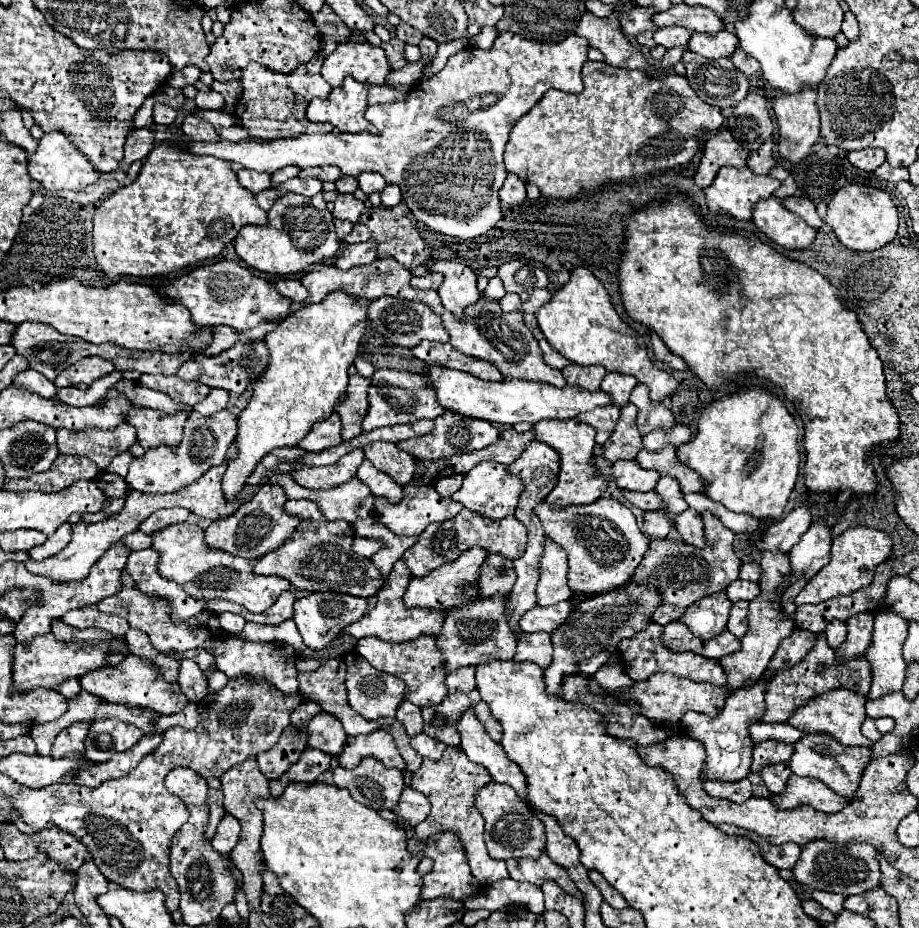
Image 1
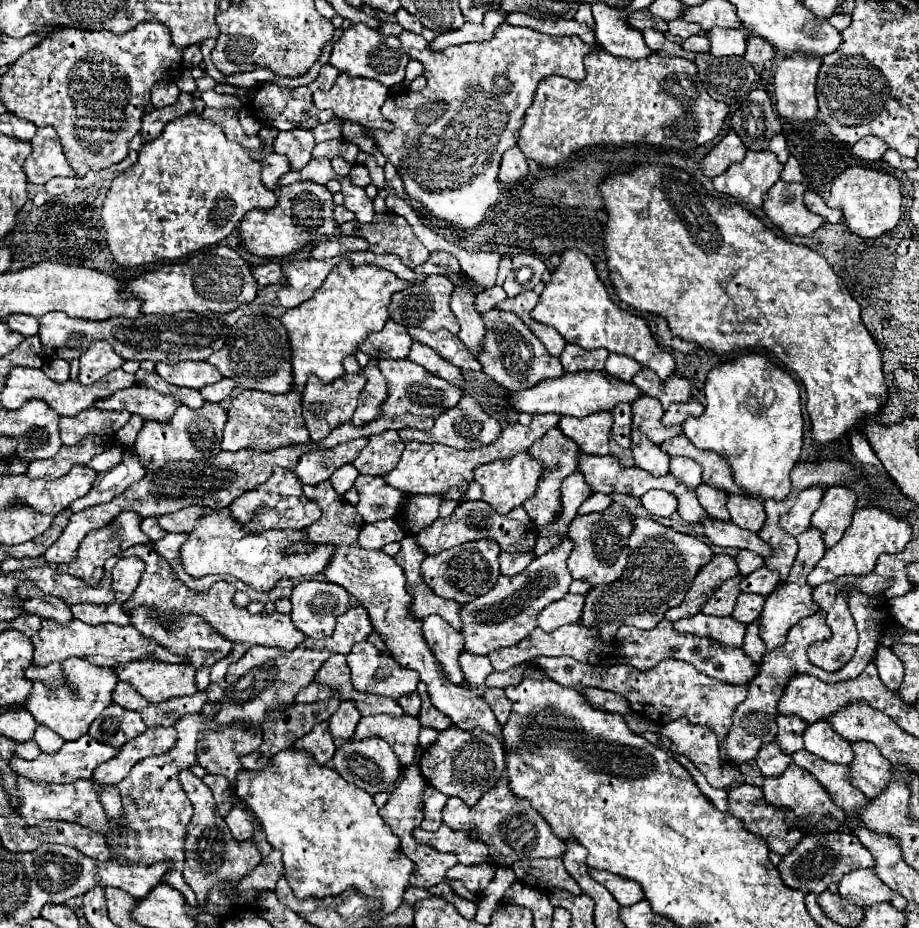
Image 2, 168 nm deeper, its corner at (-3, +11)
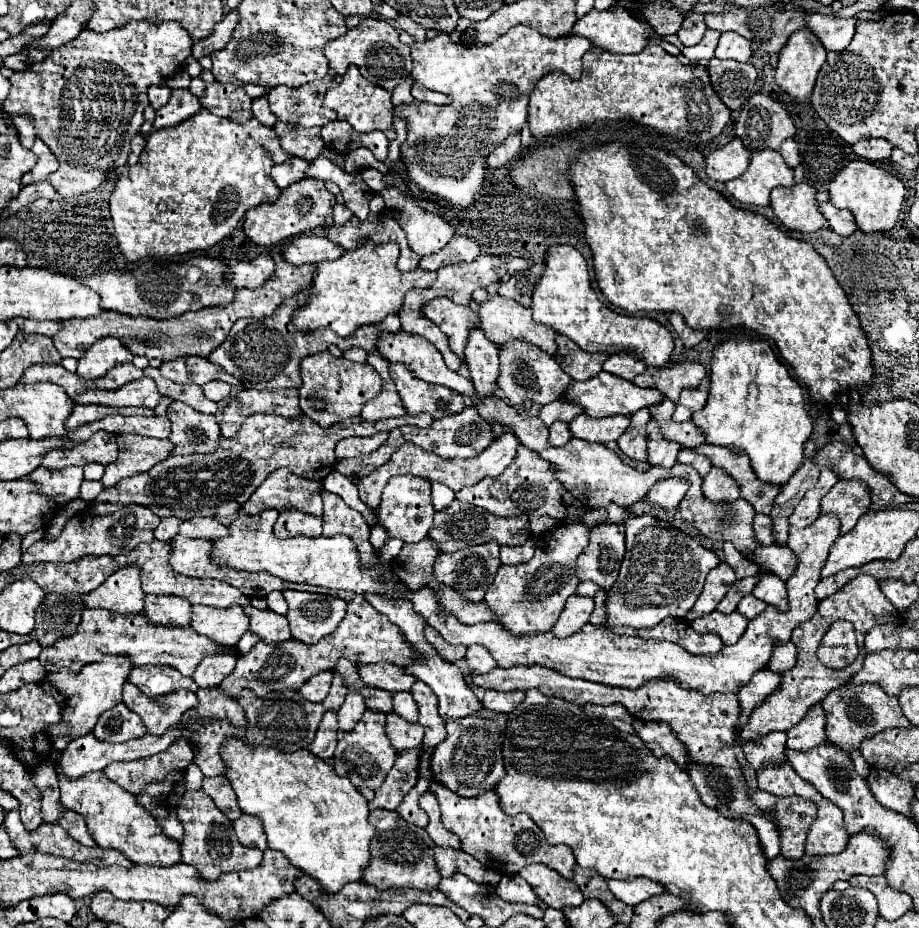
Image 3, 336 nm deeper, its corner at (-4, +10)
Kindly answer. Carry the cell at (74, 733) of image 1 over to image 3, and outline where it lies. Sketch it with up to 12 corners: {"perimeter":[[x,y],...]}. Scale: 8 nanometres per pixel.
{"perimeter":[[111,656],[39,686],[61,706],[49,734],[89,734],[133,670]]}

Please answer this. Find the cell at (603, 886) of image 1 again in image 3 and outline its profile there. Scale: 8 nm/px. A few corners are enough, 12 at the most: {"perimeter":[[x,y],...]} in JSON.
{"perimeter":[[649,878],[609,880],[613,896],[637,906],[665,888]]}

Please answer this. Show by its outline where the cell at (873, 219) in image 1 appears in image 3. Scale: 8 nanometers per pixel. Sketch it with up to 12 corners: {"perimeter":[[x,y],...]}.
{"perimeter":[[853,160],[829,184],[863,232],[897,222],[903,182]]}

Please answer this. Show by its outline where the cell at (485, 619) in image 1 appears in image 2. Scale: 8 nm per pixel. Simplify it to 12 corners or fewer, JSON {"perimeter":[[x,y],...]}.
{"perimeter":[[572,541],[460,607],[464,651],[490,655],[568,593]]}

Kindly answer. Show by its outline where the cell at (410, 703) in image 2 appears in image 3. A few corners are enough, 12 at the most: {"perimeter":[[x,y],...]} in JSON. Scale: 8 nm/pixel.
{"perimeter":[[409,692],[393,694],[393,712],[417,722],[417,704]]}

